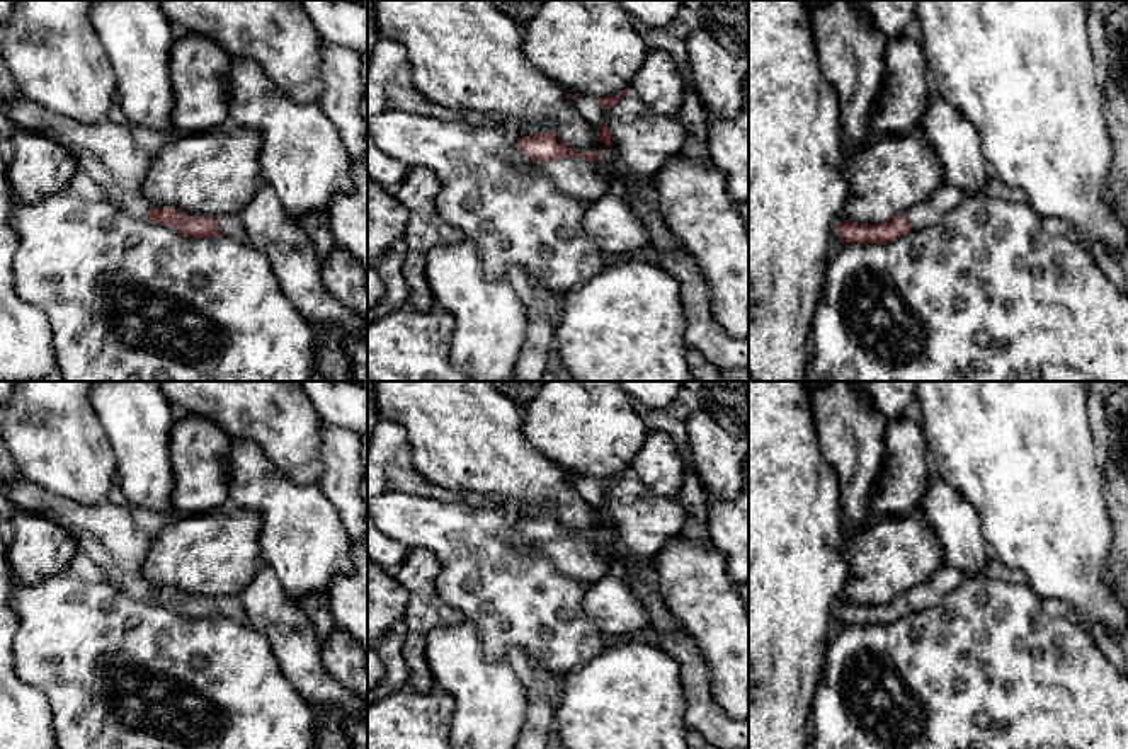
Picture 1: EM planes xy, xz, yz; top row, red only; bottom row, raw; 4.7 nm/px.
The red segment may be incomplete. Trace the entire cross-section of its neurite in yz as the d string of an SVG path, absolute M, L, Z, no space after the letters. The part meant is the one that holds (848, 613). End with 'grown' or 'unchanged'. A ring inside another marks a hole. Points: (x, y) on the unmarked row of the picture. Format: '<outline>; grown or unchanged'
M943 562L943 565L922 584L881 604L854 604L839 601L832 615L844 625L890 625L905 618L910 611L929 609L953 592L963 580L963 574Z; grown

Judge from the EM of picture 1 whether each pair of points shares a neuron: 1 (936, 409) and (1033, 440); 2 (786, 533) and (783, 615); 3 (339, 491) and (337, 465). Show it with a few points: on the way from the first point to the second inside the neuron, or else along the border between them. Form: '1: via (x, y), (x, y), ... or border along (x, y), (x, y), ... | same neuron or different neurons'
1: via (960, 409), (992, 409), (1009, 426) | same neuron
2: via (780, 554), (780, 594) | same neuron
3: via (339, 484), (339, 472) | same neuron

